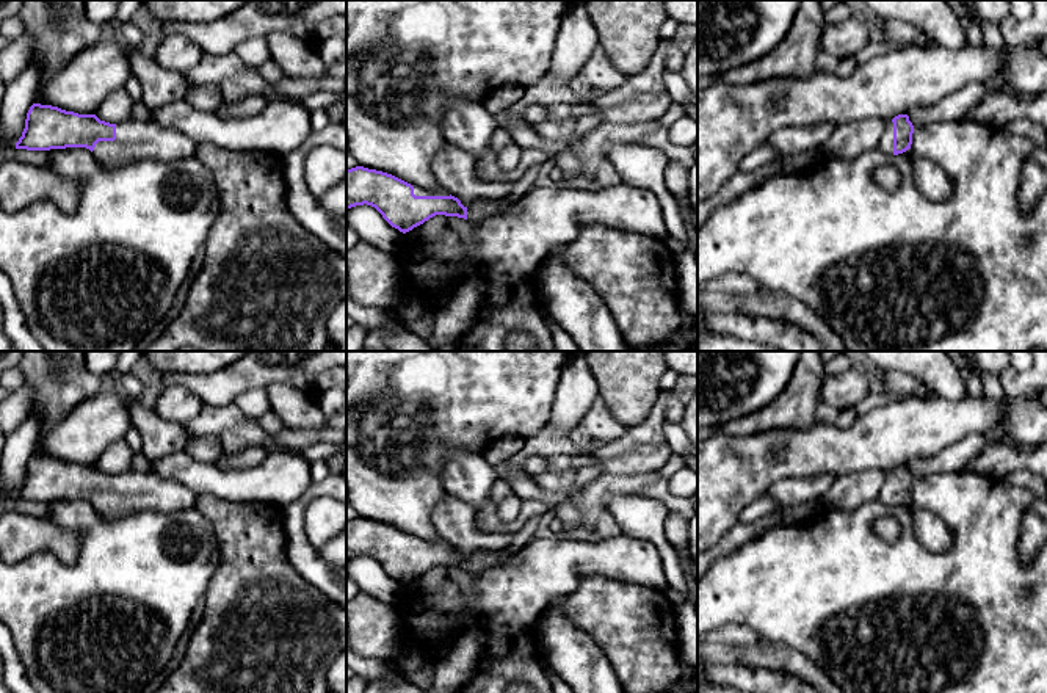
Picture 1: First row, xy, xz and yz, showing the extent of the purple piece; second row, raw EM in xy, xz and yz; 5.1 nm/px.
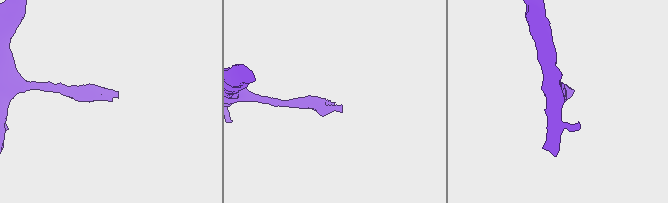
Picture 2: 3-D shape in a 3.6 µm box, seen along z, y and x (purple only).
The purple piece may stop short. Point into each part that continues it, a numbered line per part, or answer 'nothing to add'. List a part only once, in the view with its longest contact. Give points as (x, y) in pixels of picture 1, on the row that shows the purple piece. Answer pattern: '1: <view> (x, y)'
1: xz (419, 192)

